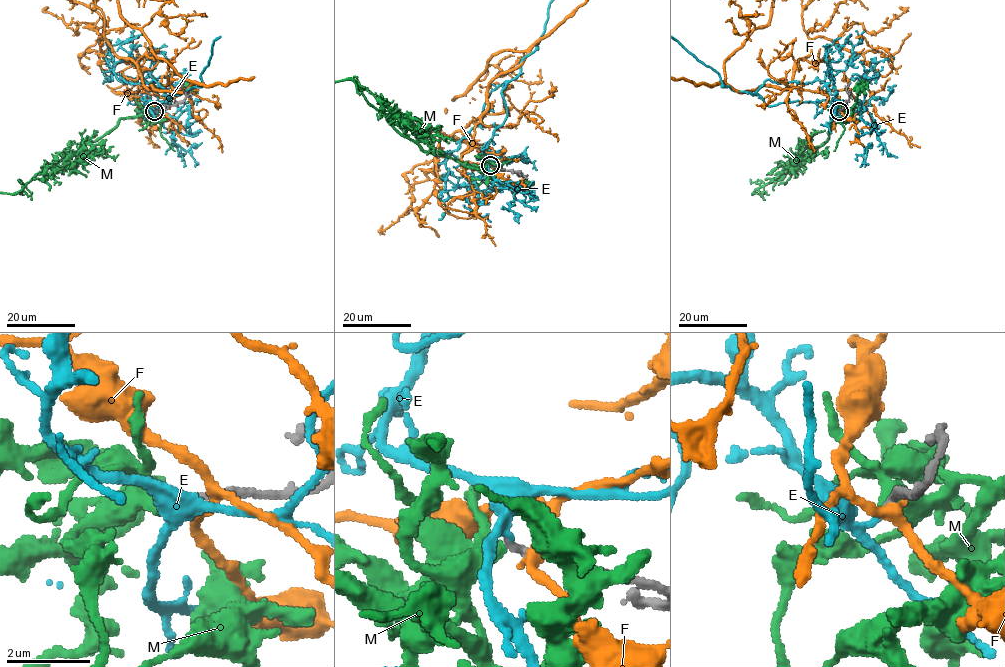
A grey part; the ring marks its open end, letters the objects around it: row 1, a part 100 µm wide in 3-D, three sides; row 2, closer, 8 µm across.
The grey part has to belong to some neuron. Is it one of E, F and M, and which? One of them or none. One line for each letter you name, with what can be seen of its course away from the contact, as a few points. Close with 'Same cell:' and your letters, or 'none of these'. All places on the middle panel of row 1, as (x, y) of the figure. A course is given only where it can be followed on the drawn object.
E: Its course: (490, 165), (480, 155), (507, 115), (503, 83), (445, 162), (445, 189), (469, 185), (476, 208)
Same cell: E

